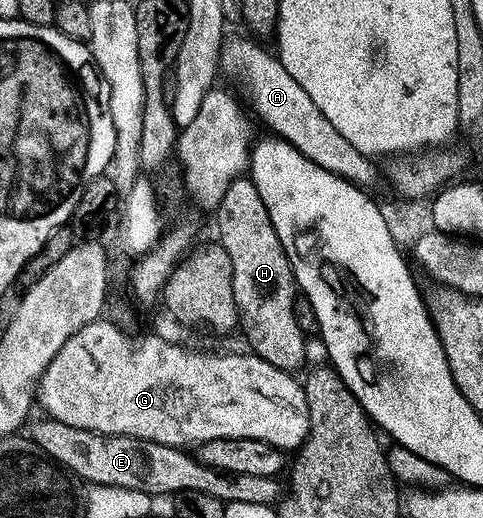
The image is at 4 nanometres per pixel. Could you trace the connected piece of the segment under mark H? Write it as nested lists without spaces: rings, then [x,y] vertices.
[[[242,177],[231,181],[231,185],[227,185],[227,191],[223,193],[221,204],[215,209],[216,215],[217,231],[221,234],[219,242],[223,249],[227,249],[227,257],[231,257],[239,331],[240,334],[245,334],[245,339],[249,342],[248,350],[279,369],[290,373],[296,372],[298,370],[296,367],[305,359],[305,343],[307,343],[307,337],[295,321],[295,309],[293,308],[299,288],[297,280],[293,277],[287,253],[275,233],[275,225],[271,225],[267,205],[263,205],[263,197],[259,197],[259,189],[255,189],[252,178]]]

